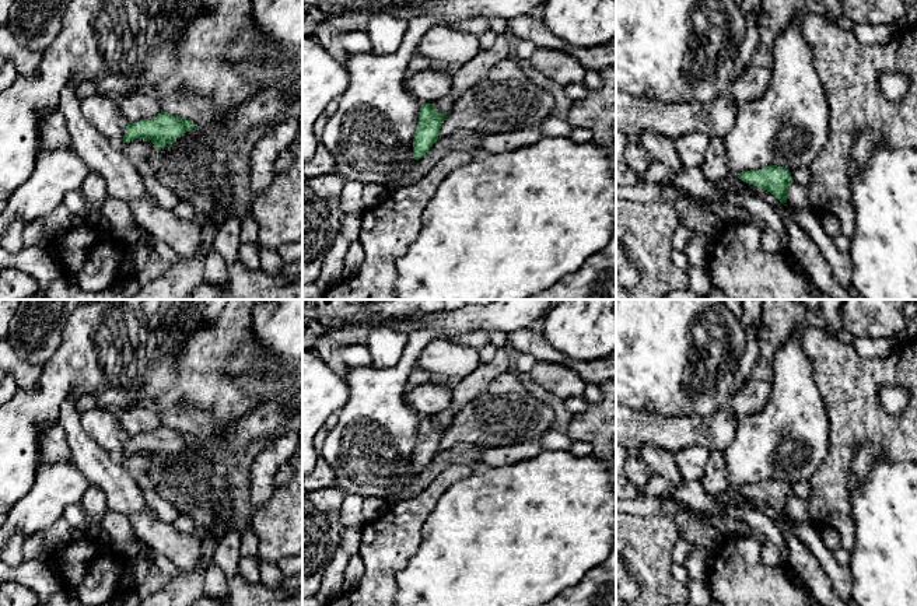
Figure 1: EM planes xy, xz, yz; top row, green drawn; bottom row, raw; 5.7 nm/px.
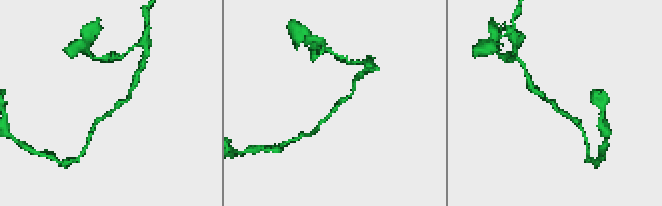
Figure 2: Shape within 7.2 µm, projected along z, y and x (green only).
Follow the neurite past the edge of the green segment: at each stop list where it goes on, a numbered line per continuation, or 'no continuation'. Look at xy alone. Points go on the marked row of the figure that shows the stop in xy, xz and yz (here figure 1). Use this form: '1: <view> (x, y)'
no continuation

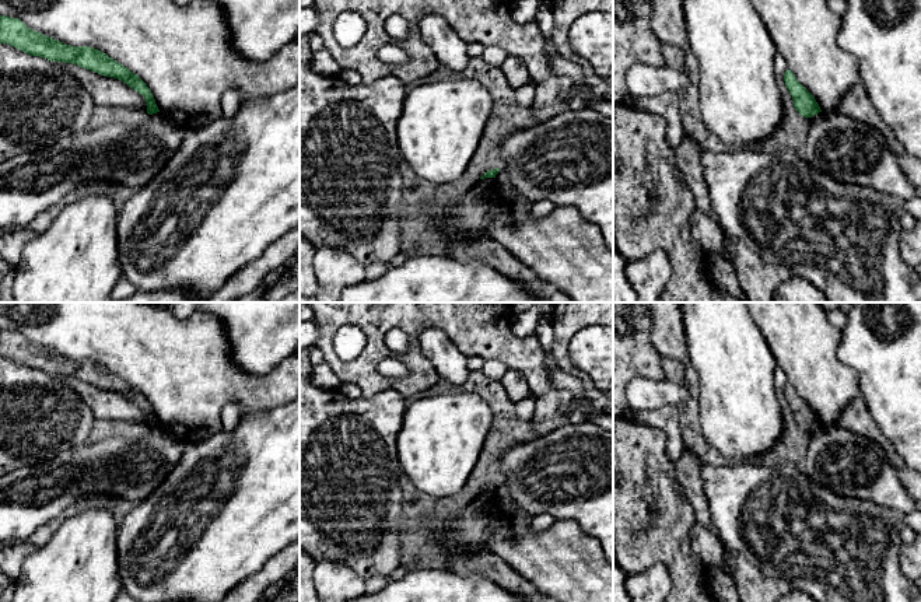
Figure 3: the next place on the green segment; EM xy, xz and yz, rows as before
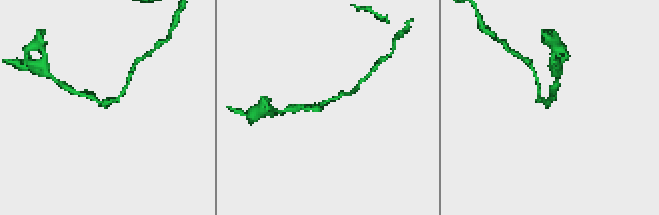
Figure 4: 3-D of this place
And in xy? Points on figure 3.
no continuation

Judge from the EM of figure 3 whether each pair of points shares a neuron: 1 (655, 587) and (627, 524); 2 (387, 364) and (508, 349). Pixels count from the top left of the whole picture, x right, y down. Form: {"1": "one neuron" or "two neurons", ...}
{"1": "two neurons", "2": "two neurons"}

